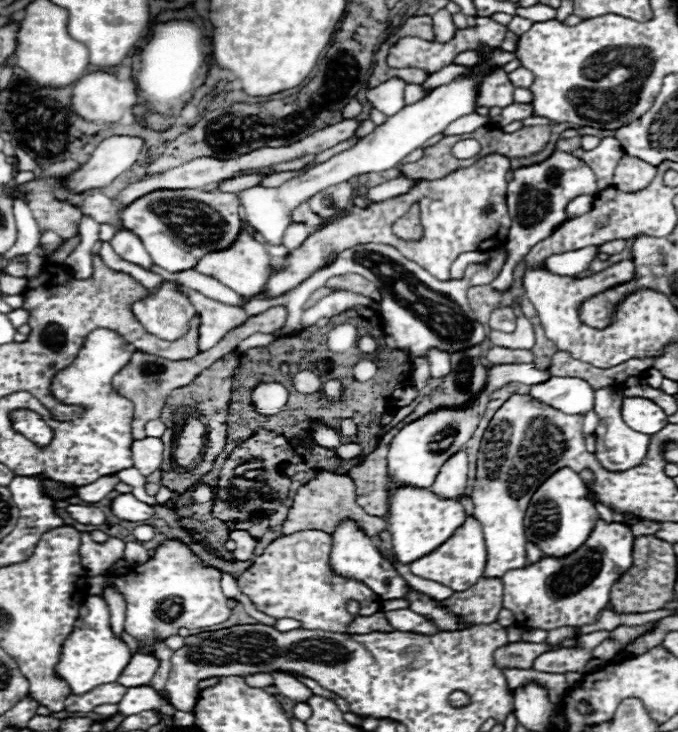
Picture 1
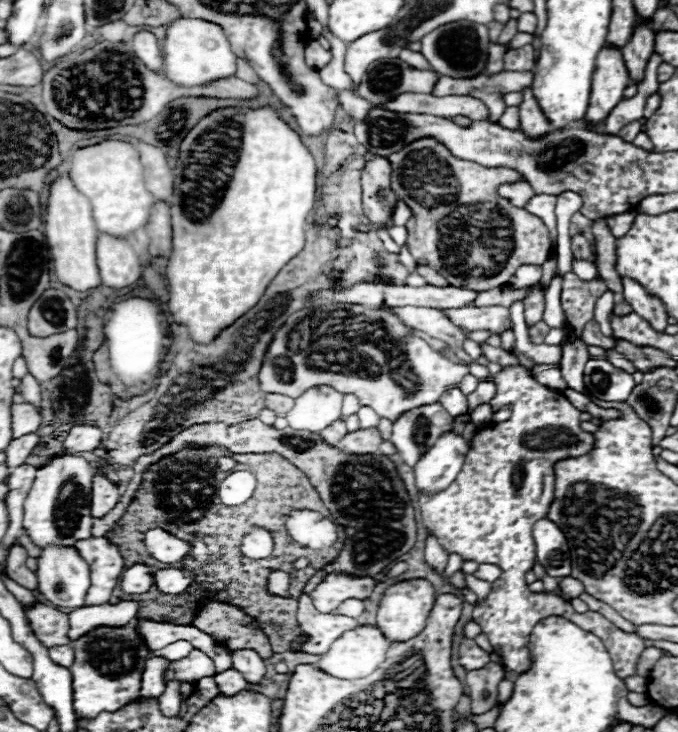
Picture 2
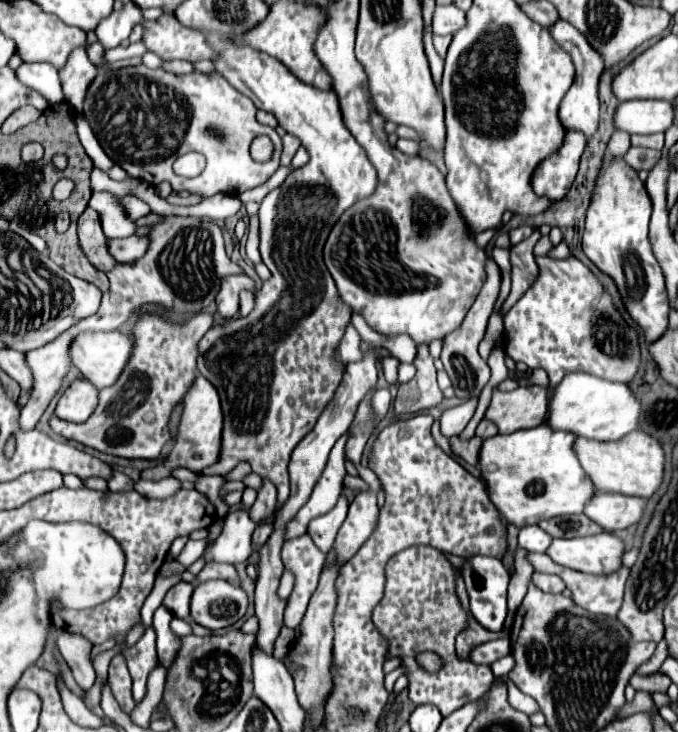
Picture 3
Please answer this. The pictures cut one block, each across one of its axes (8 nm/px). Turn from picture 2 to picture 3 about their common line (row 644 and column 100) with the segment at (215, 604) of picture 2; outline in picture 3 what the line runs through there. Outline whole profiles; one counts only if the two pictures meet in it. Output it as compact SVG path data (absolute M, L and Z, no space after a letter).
M86 208L82 216L76 222L78 226L78 240L80 248L86 254L88 262L94 264L94 268L108 272L110 268L116 266L114 258L106 252L106 236L100 226L100 218L92 208Z

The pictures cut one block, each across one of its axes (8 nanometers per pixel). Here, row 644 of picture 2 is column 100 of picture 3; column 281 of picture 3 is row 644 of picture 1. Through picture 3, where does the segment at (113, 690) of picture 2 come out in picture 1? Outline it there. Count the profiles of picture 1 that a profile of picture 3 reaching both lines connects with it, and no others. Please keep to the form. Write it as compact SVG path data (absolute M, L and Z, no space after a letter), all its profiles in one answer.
M164 542L156 548L156 554L146 564L134 564L122 576L94 576L88 584L88 594L102 596L106 586L116 588L126 600L126 634L130 634L138 644L140 654L148 654L150 646L160 640L166 642L170 636L176 636L180 628L204 628L214 626L230 618L232 610L228 608L228 598L222 594L220 588L220 572L216 568L204 566L182 542Z

